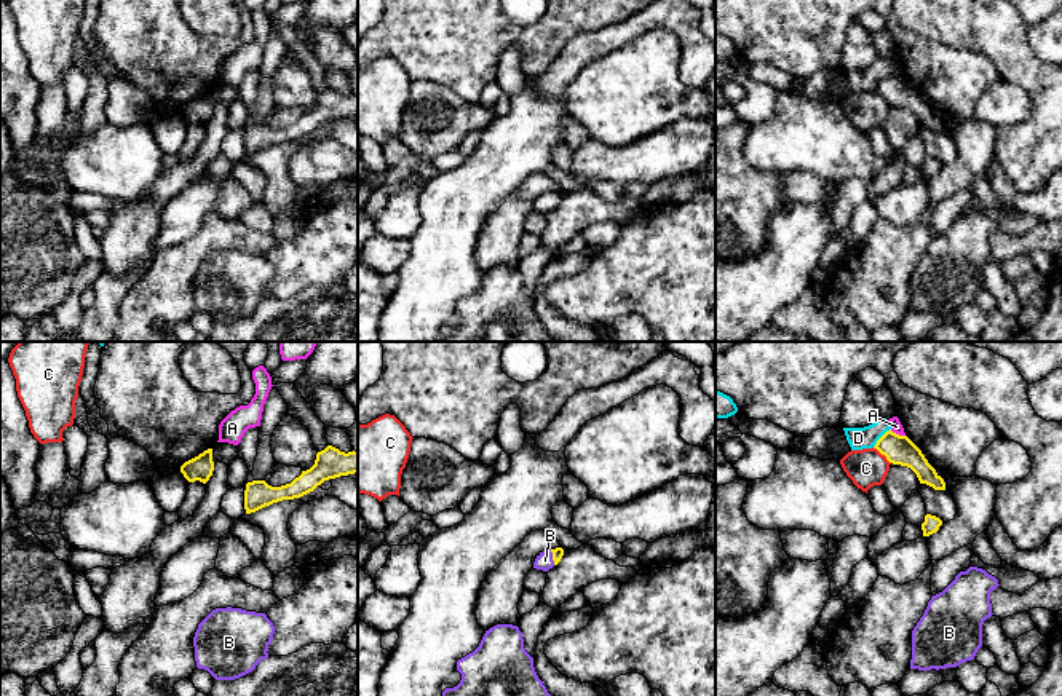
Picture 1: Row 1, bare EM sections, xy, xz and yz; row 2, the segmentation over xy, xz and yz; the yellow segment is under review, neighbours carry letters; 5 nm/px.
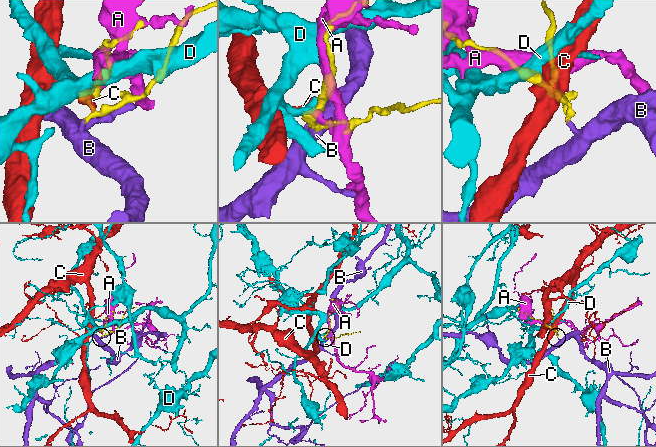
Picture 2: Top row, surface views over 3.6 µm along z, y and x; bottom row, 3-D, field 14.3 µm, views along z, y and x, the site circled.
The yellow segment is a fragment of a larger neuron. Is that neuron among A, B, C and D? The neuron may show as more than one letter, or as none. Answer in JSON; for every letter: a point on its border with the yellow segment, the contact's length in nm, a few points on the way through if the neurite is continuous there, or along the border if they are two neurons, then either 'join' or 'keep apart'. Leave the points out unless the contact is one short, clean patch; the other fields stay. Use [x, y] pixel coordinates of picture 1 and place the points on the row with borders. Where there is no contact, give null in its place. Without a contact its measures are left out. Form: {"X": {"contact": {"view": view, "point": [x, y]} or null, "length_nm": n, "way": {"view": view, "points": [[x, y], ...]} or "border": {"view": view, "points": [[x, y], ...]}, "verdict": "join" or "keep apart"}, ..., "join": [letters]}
{"A": {"contact": {"view": "yz", "point": [898, 434]}, "length_nm": 90, "verdict": "keep apart"}, "B": {"contact": {"view": "xz", "point": [553, 557]}, "length_nm": 80, "way": {"view": "xz", "points": [[558, 553], [553, 557], [545, 561]]}, "verdict": "join"}, "C": {"contact": {"view": "yz", "point": [882, 454]}, "length_nm": 130, "border": {"view": "yz", "points": [[872, 447], [890, 463]]}, "verdict": "keep apart"}, "D": {"contact": {"view": "yz", "point": [880, 438]}, "length_nm": 130, "border": {"view": "yz", "points": [[890, 428], [874, 447]]}, "verdict": "keep apart"}, "join": ["B"]}

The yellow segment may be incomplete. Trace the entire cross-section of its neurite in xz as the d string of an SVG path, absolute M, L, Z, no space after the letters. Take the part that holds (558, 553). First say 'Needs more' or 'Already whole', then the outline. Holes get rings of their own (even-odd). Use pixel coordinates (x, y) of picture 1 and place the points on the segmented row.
Needs more. M562 548L546 549L537 556L533 568L548 571L549 568L561 562L562 556L564 556Z

